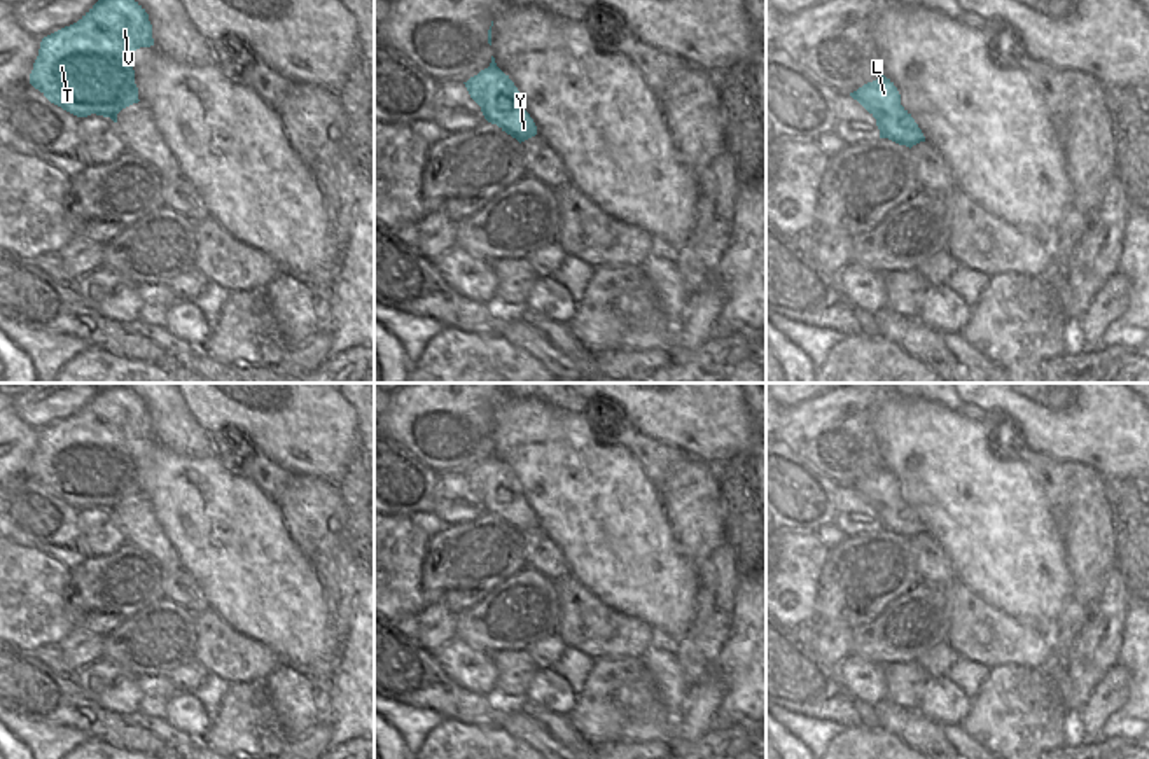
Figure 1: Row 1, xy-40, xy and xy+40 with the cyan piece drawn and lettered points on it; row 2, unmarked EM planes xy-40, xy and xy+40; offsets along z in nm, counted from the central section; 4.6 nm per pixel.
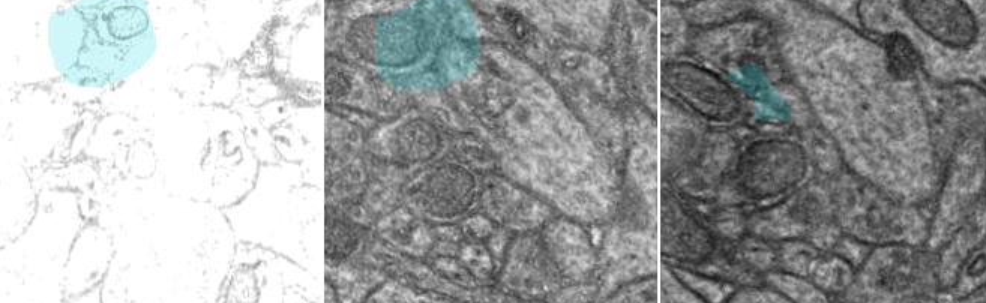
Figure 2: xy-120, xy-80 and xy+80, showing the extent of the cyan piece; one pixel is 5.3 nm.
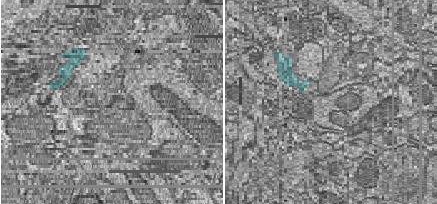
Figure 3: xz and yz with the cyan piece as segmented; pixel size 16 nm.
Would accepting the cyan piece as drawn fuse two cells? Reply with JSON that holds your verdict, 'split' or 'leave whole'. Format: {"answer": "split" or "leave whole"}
{"answer": "split"}

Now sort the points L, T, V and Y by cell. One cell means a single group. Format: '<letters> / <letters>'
L Y / T V

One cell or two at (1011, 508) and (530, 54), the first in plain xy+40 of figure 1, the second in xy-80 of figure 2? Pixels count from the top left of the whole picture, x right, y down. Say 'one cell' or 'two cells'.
two cells

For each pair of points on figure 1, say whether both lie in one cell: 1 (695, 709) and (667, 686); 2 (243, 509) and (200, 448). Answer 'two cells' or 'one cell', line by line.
1: two cells
2: two cells

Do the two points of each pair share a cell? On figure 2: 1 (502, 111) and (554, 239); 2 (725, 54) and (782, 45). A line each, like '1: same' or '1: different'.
1: different
2: different

